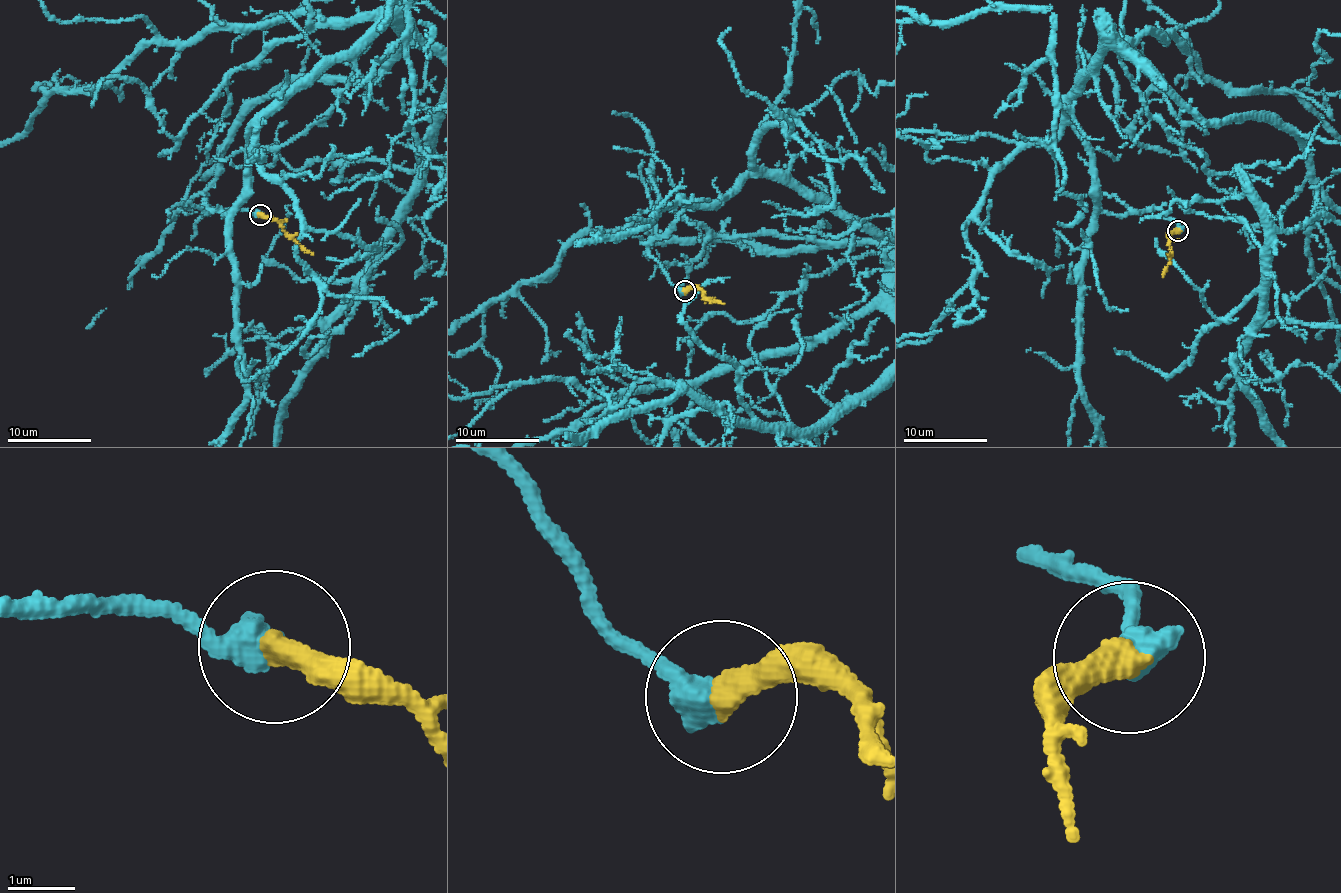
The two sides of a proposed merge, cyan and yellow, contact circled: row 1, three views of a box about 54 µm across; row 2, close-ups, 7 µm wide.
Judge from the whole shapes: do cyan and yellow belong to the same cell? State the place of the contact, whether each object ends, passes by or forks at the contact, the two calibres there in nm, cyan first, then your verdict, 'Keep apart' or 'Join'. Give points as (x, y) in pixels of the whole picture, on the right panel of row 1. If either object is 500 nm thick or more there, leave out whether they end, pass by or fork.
Place: (1178, 230). Thickness 500 nm (cyan) against 400 nm. Join

